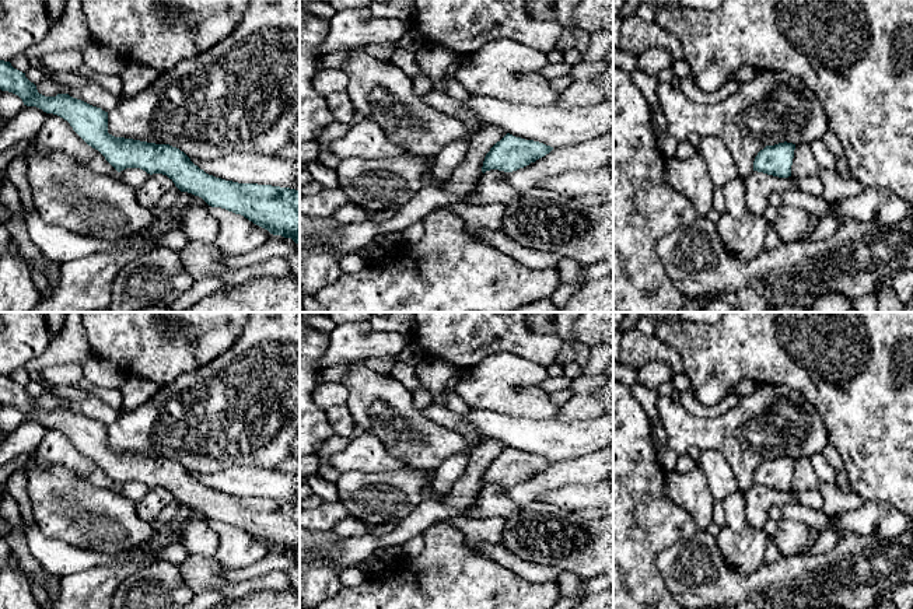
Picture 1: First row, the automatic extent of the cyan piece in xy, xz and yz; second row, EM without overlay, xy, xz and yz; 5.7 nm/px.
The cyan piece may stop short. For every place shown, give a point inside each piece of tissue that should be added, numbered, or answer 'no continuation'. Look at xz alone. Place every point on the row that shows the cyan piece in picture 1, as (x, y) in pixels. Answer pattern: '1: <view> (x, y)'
no continuation

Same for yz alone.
no continuation

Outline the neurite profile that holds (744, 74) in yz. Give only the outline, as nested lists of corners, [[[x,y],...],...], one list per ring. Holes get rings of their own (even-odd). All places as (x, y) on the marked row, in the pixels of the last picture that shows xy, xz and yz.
[[[744,66],[738,71],[735,71],[731,76],[730,80],[748,83],[748,81],[753,80],[759,73],[760,73],[760,70],[758,70],[758,69],[753,69],[753,67],[749,67],[749,66]]]

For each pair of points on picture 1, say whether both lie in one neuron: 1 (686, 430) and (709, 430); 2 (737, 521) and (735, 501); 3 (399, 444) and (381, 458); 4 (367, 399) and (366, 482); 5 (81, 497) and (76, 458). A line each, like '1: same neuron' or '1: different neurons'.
1: same neuron
2: same neuron
3: different neurons
4: different neurons
5: different neurons

